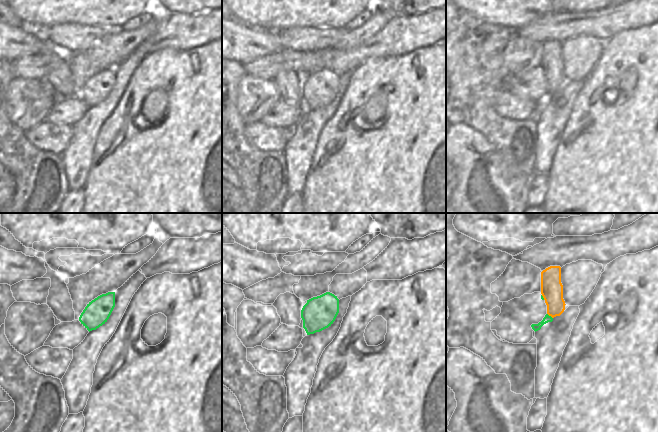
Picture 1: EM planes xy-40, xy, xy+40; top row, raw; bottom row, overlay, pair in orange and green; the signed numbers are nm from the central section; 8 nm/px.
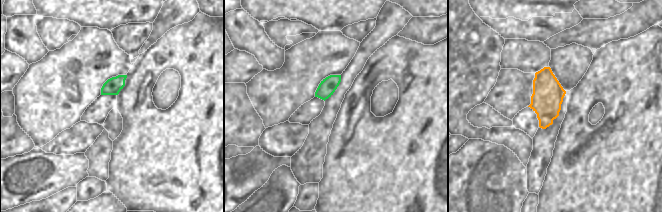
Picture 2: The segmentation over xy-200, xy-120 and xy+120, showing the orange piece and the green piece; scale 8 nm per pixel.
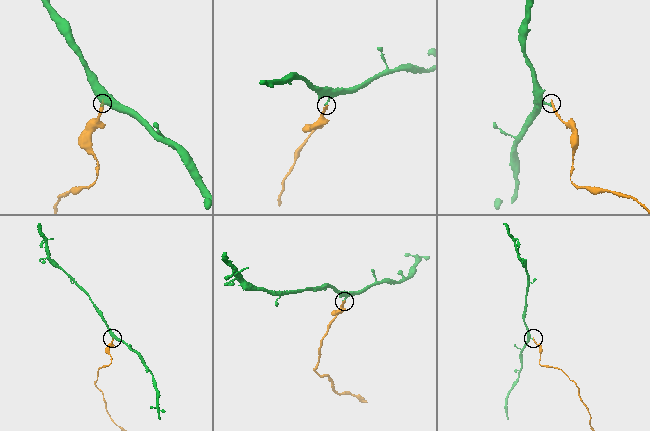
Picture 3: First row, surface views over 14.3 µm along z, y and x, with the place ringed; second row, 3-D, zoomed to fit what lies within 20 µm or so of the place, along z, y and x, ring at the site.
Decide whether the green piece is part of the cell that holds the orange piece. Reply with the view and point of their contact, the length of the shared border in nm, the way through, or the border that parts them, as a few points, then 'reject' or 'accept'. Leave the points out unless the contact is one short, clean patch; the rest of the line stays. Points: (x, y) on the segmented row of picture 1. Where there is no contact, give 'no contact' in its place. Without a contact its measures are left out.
xy+40 (550, 315) | 60 nm | along xy+40 (547, 313), (552, 318) | reject

